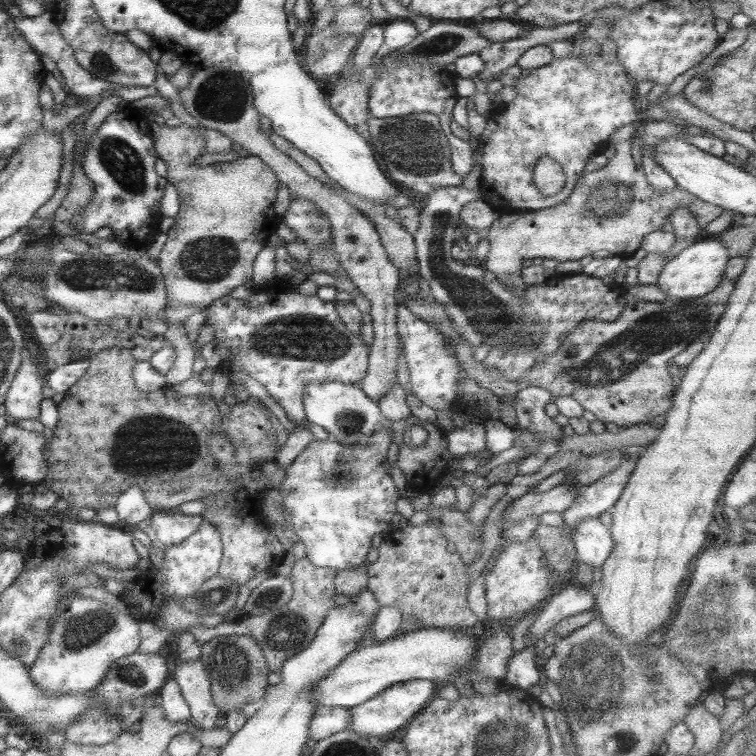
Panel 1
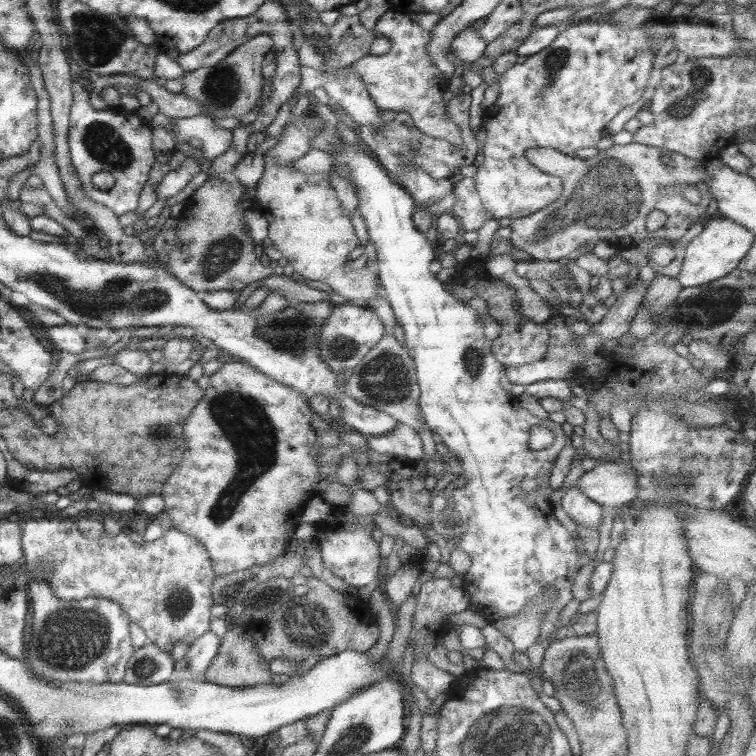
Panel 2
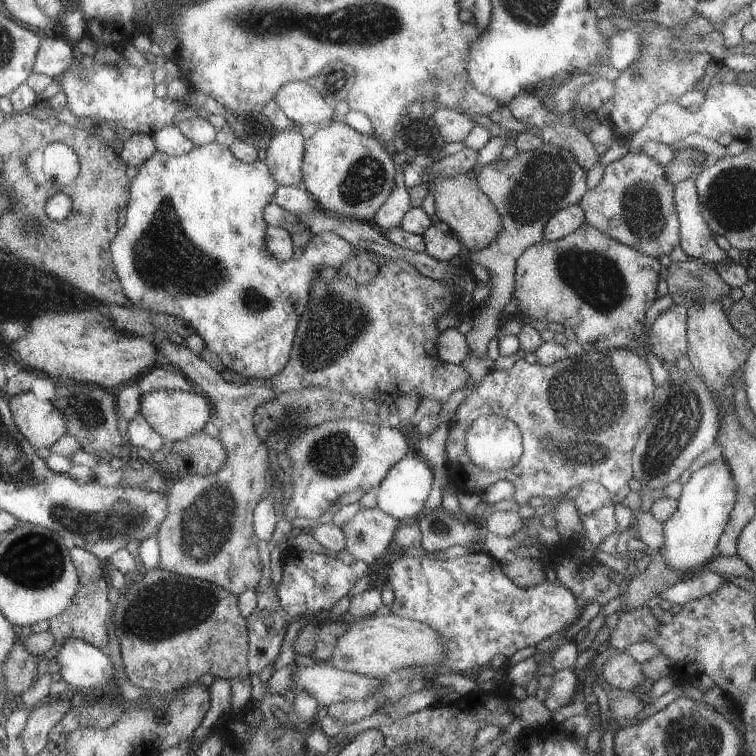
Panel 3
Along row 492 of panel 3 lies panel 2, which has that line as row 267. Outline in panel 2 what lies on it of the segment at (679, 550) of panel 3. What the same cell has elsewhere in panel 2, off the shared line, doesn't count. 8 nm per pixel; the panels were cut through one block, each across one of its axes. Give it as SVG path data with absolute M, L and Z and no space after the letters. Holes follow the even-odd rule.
M718 215L706 219L703 225L702 231L686 244L679 273L675 276L680 287L700 286L729 274L743 258L755 237L742 226Z

